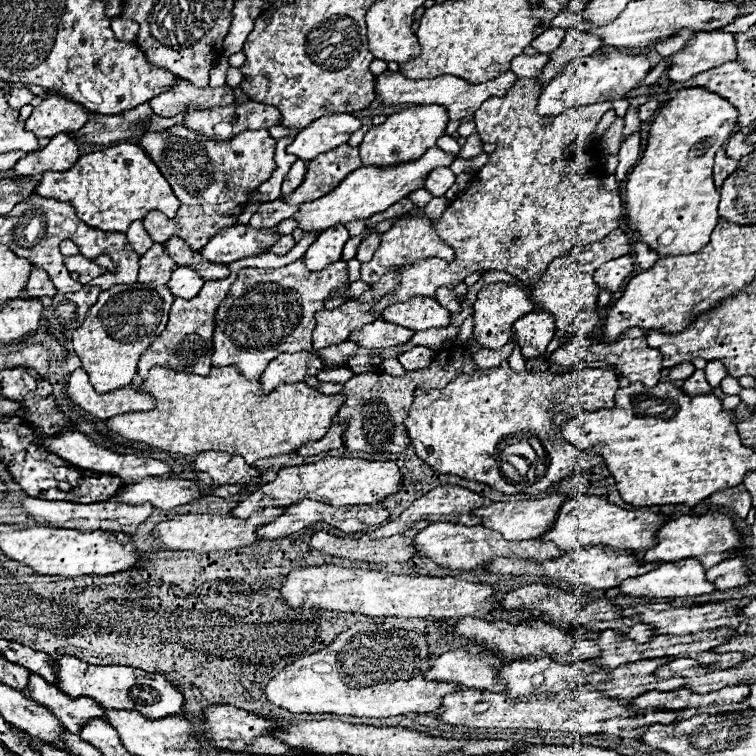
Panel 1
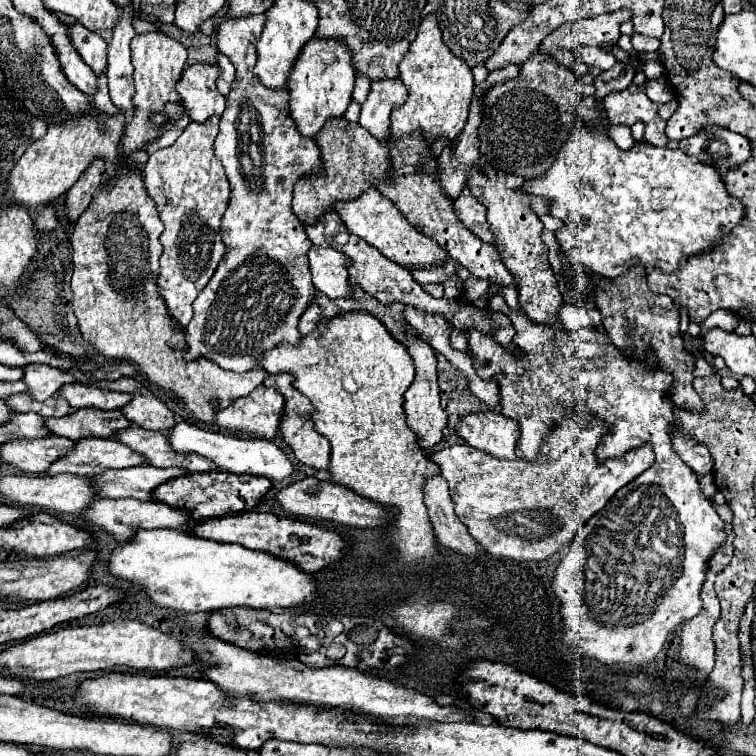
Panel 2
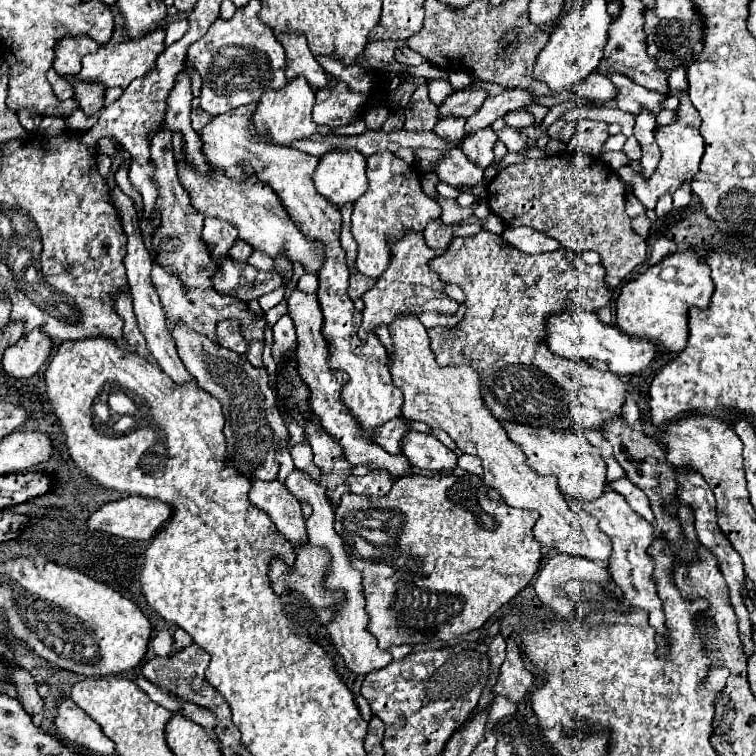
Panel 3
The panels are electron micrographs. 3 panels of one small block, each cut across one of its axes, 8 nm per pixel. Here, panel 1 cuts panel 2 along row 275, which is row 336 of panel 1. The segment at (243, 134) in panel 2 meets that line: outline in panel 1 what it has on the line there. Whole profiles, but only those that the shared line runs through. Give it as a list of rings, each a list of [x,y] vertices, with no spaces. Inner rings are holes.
[[[302,260],[276,270],[242,268],[216,312],[212,364],[218,368],[236,366],[246,380],[256,380],[266,370],[266,364],[282,352],[302,352],[302,348],[314,352],[314,314],[324,310],[328,296],[352,298],[348,266],[342,260],[320,272],[308,272]]]

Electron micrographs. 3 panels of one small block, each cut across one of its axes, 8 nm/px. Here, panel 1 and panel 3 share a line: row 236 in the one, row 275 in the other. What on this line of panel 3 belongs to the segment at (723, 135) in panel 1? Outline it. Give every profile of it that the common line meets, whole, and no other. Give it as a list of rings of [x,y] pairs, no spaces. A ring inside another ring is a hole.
[[[686,246],[622,286],[616,298],[616,326],[624,334],[646,338],[664,346],[668,352],[682,352],[688,342],[688,308],[706,308],[712,292],[714,282],[710,268],[700,262],[694,248]]]

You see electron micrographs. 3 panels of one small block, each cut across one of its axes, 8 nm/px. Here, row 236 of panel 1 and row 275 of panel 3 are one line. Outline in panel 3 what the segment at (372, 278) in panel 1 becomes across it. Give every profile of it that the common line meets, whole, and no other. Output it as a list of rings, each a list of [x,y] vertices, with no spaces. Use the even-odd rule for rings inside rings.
[[[406,230],[402,238],[390,242],[390,264],[386,272],[378,278],[378,282],[362,294],[364,300],[364,312],[362,312],[362,324],[360,334],[366,338],[368,330],[374,330],[380,324],[390,324],[398,314],[422,314],[422,312],[438,312],[438,314],[454,314],[458,310],[458,302],[448,298],[444,292],[446,282],[430,270],[430,260],[442,256],[444,250],[430,248],[424,242],[422,232]]]

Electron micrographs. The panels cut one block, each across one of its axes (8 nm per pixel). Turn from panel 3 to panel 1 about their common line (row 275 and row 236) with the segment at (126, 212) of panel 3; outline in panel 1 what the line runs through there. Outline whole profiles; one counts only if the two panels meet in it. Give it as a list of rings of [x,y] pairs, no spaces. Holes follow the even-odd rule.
[[[142,220],[130,224],[126,236],[128,236],[128,242],[132,244],[132,248],[134,248],[138,254],[144,254],[144,252],[148,252],[148,250],[154,246],[154,240],[152,240],[150,234],[144,230]]]

